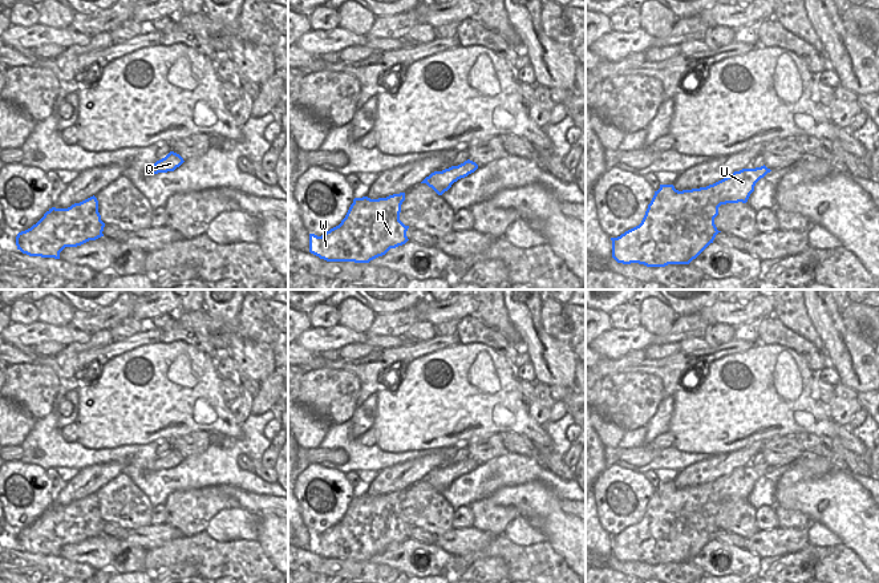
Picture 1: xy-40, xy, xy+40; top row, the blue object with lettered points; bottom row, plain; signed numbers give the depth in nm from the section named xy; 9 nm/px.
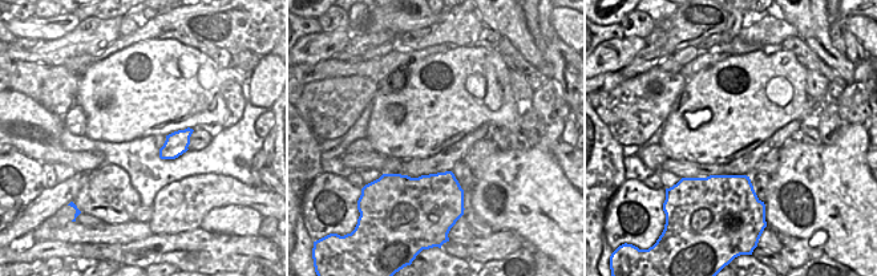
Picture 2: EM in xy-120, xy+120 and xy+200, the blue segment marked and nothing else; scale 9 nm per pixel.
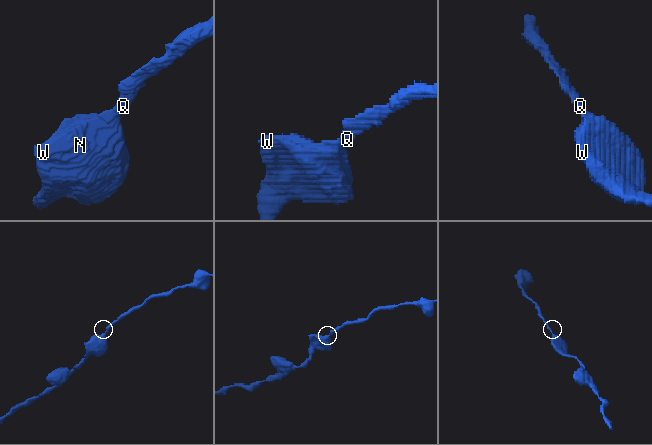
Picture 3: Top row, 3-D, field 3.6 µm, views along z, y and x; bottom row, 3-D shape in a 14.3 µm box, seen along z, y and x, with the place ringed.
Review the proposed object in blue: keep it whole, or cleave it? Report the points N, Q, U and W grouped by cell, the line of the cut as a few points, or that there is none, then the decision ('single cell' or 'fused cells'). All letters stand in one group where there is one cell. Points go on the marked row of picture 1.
groups N Q U W; cut none; single cell

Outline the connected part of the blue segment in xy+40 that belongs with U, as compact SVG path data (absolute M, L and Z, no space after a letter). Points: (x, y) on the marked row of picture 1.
M765 165L742 169L706 187L682 191L660 185L641 223L611 238L612 258L647 267L689 264L721 232L714 224L718 207L746 203L756 183L770 171Z

